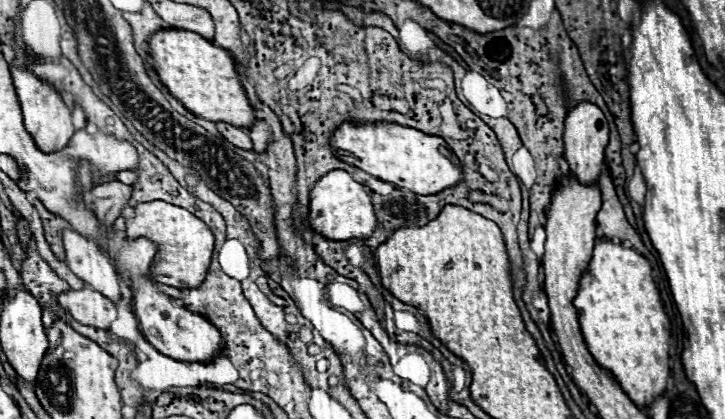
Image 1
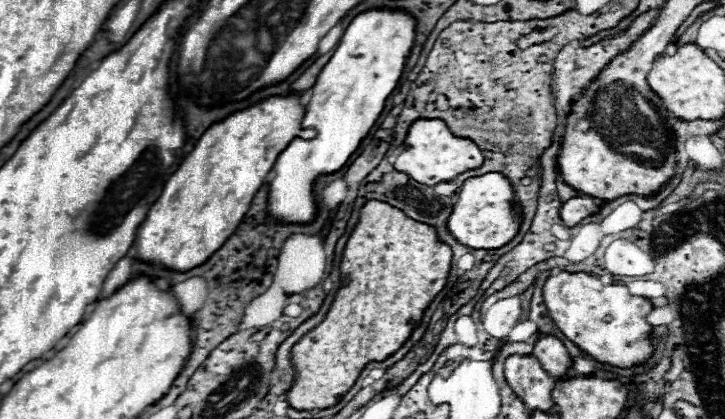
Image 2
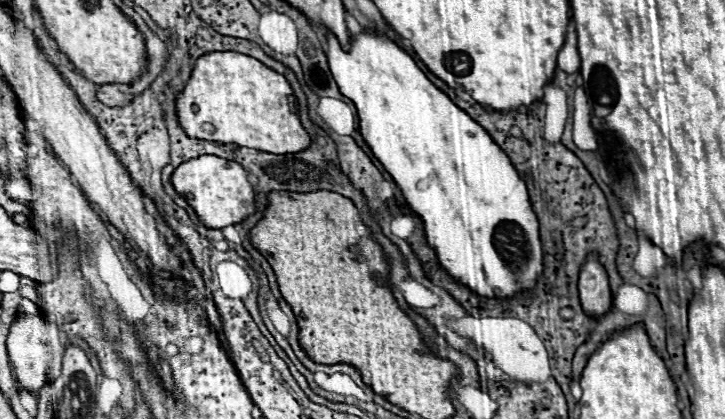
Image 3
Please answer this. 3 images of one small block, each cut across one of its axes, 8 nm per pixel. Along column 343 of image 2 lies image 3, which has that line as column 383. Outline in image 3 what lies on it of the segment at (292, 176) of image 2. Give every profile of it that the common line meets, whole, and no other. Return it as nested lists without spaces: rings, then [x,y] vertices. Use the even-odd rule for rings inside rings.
[[[378,32],[354,34],[350,52],[344,52],[332,34],[326,38],[330,70],[340,92],[356,106],[360,134],[400,188],[408,210],[422,220],[424,238],[436,252],[440,268],[456,284],[470,288],[472,294],[482,298],[516,298],[516,294],[532,294],[536,282],[544,274],[544,250],[526,184],[510,158],[490,134],[438,90],[416,66],[412,56],[398,48],[388,36],[380,36]]]

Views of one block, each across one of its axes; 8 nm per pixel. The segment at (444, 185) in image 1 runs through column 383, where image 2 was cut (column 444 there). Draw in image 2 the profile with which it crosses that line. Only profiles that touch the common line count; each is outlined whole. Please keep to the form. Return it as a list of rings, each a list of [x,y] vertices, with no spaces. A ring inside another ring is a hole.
[[[418,118],[416,122],[410,124],[408,134],[404,138],[402,144],[402,154],[396,158],[394,168],[398,172],[408,174],[410,178],[414,178],[420,184],[426,186],[434,186],[438,182],[448,182],[452,178],[456,178],[458,174],[466,172],[466,170],[474,170],[478,166],[482,166],[484,156],[480,152],[480,148],[468,140],[468,138],[456,138],[448,126],[444,122],[434,120],[426,120],[426,118]]]

